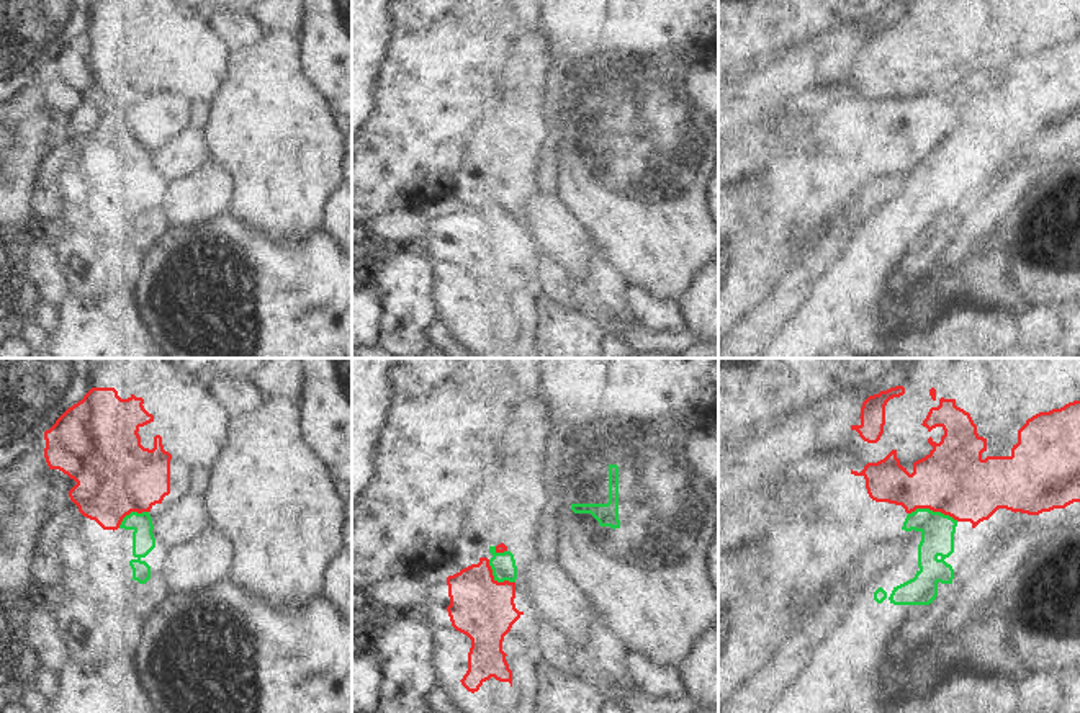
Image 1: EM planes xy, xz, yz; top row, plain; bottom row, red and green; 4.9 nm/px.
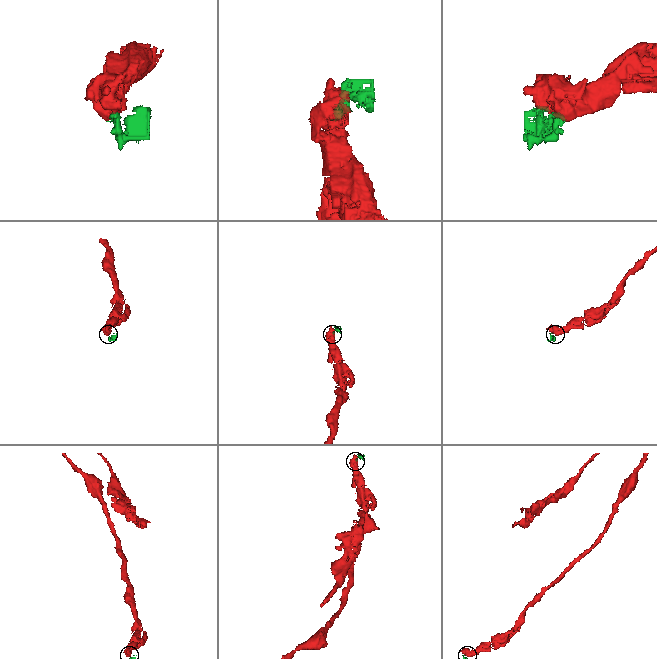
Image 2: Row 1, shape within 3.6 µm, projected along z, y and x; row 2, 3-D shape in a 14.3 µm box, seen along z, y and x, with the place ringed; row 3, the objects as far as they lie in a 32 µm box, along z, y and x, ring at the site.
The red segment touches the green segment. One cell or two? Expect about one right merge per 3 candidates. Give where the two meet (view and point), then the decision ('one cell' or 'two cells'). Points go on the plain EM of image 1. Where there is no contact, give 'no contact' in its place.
yz (933, 144) | two cells

